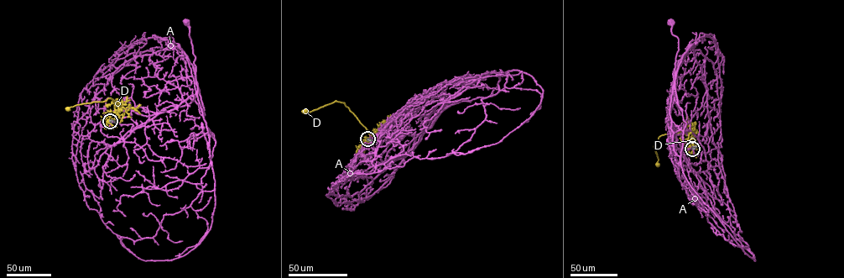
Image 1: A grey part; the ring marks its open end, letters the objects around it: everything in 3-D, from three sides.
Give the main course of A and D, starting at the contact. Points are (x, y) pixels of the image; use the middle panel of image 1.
A: (368, 139), (393, 114), (425, 96), (448, 102), (420, 133), (408, 131), (399, 136)
D: (367, 138), (365, 139), (368, 143), (374, 138), (344, 102), (335, 101), (304, 112)

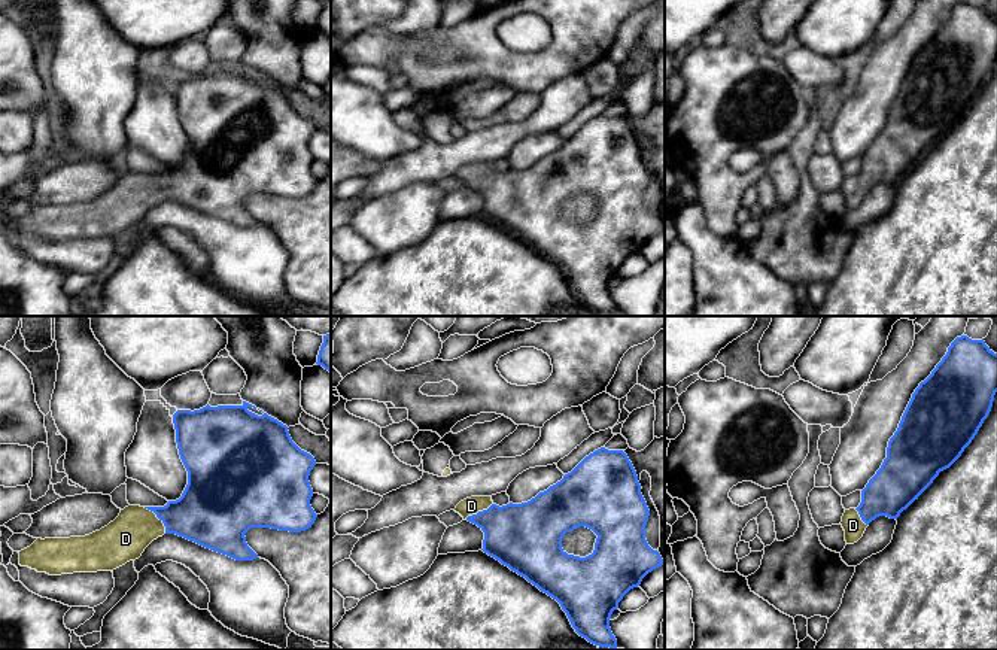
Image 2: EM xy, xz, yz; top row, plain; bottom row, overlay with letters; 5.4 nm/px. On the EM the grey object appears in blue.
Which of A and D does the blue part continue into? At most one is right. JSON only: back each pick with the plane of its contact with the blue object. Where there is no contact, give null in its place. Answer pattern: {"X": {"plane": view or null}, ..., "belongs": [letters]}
{"D": {"plane": "xy"}, "belongs": ["D"]}

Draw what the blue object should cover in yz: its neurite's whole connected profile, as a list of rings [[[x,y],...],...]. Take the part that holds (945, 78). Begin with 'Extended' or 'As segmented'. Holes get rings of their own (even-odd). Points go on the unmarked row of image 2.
Extended. [[[957,3],[931,40],[920,49],[888,107],[887,124],[861,157],[857,174],[845,176],[842,194],[846,210],[857,209],[879,182],[896,185],[949,134],[972,109],[988,83],[997,58],[997,19],[982,6]]]

